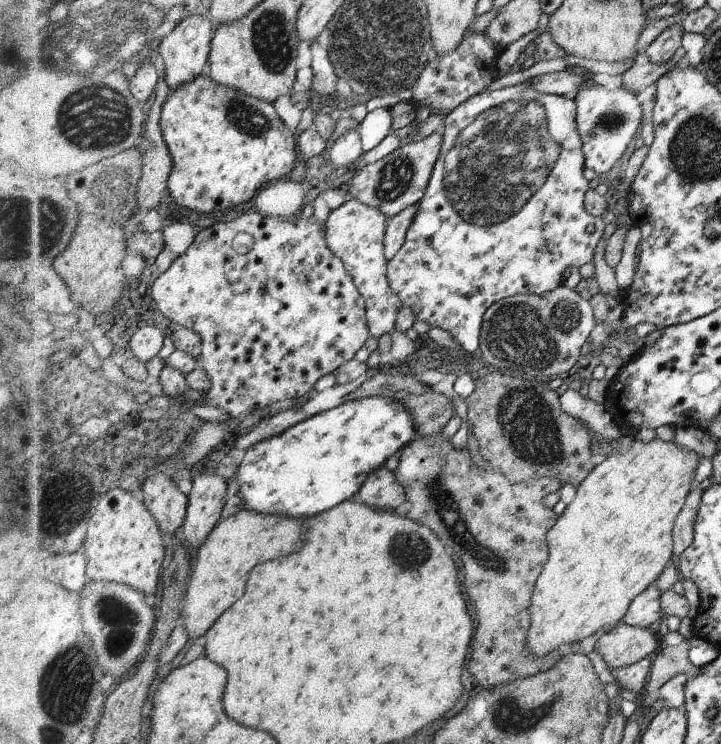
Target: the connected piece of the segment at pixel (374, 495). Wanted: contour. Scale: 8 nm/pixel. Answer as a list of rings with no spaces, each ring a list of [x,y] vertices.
[[[384,466],[370,473],[357,493],[361,503],[377,511],[394,512],[406,498],[404,486],[397,481],[396,474]]]

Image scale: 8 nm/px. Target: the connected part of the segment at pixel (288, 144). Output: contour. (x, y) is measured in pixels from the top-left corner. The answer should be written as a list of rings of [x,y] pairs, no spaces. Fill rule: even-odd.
[[[208,74],[171,94],[163,108],[161,125],[175,162],[169,192],[176,204],[202,214],[249,203],[272,181],[290,174],[296,162],[294,136],[278,116],[277,106],[236,87],[224,86]]]

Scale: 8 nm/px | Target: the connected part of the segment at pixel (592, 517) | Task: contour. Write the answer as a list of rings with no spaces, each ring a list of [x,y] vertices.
[[[655,437],[649,442],[633,439],[631,448],[625,453],[614,452],[610,457],[600,460],[597,468],[593,469],[589,476],[579,484],[574,500],[567,505],[557,520],[557,524],[548,532],[549,560],[542,572],[542,578],[537,578],[538,590],[534,590],[534,630],[529,630],[530,642],[527,642],[535,657],[545,657],[558,648],[567,651],[567,647],[571,646],[573,642],[580,643],[584,638],[601,630],[605,624],[621,621],[628,612],[632,600],[642,594],[662,574],[670,556],[672,556],[672,526],[676,524],[676,520],[688,500],[690,486],[692,486],[692,474],[694,474],[701,458],[696,452],[677,445],[674,441],[664,441],[659,437]]]

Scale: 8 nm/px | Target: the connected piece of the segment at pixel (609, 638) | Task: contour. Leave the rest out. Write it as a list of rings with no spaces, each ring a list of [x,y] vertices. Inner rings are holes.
[[[622,623],[619,628],[602,636],[594,651],[600,653],[608,668],[625,667],[650,656],[660,646],[660,635],[648,627]]]

